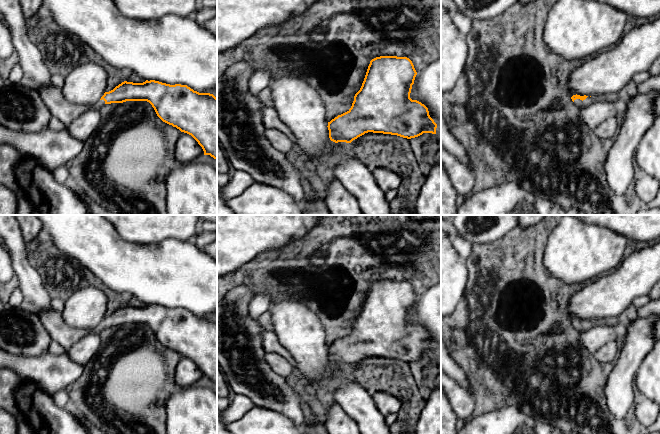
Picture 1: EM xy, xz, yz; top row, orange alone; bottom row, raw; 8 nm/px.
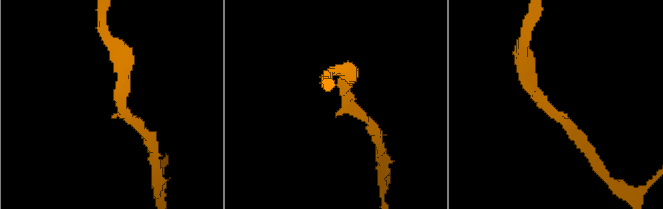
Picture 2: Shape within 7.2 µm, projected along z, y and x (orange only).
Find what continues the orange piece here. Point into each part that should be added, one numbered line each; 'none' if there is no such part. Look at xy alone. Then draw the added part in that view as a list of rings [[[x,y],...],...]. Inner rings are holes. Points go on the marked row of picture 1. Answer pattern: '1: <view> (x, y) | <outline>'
1: xy (59, 107) | [[[52,84],[44,85],[38,92],[51,115],[58,118],[66,126],[69,126],[75,119],[89,109],[99,110],[105,104],[103,99],[93,106],[81,106],[71,103],[64,98],[61,89],[54,87]]]

